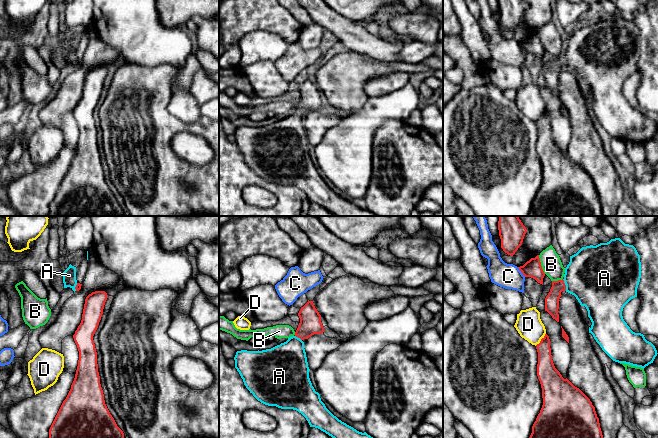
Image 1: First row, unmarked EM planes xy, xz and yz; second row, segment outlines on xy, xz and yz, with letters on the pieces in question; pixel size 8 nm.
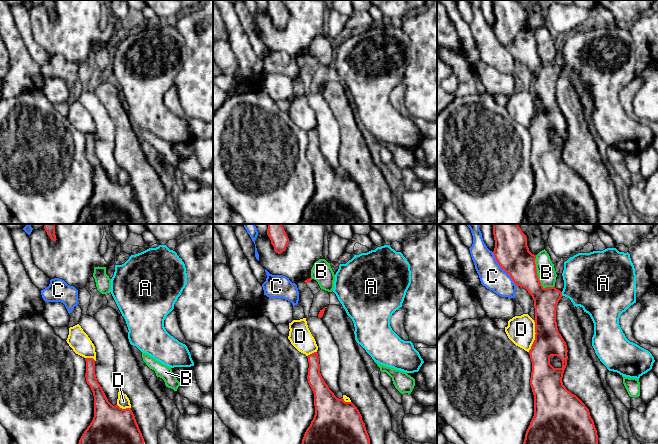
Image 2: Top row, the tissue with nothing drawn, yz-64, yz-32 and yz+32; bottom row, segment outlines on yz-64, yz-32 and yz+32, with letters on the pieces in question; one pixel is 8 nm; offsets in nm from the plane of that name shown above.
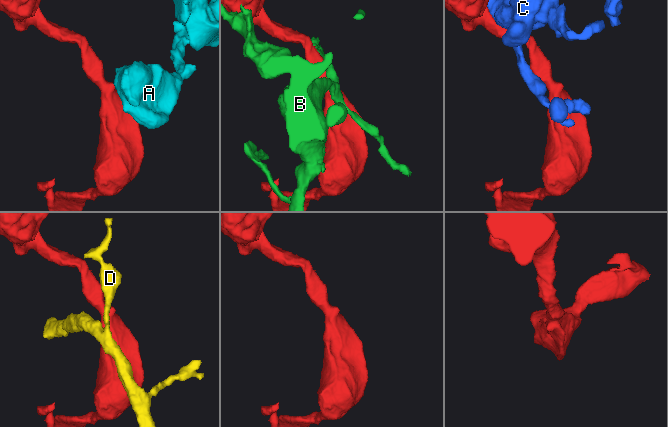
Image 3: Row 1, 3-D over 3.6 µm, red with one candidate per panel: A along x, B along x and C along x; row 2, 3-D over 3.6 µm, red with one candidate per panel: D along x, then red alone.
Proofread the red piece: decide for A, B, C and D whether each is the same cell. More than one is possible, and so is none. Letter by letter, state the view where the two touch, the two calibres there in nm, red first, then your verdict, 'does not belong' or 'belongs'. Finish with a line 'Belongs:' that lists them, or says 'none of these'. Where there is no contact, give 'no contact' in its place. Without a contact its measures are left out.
A: yz | 110/460 nm | belongs
B: yz | 140/160 nm | does not belong
C: yz | 140/200 nm | does not belong
D: yz | 150/200 nm | does not belong
Belongs: A

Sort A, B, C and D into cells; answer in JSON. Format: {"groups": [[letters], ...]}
{"groups": [["A"], ["B"], ["C"], ["D"]]}

